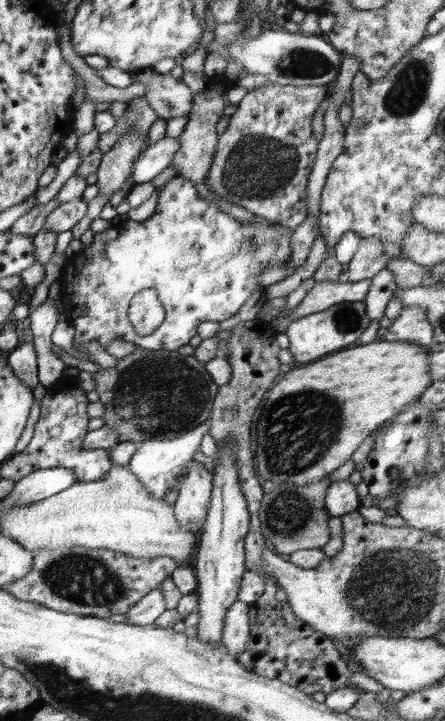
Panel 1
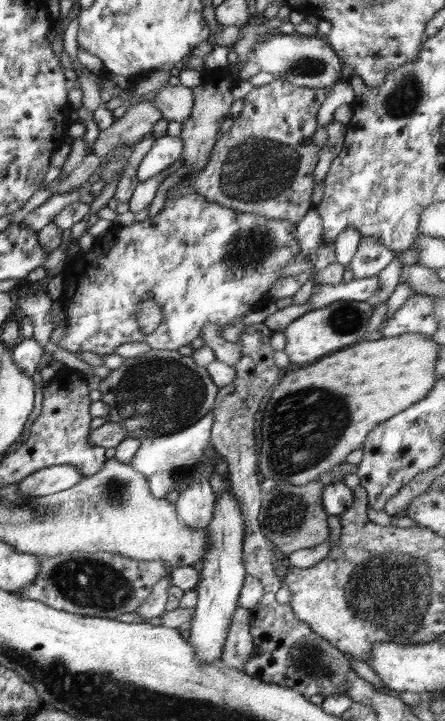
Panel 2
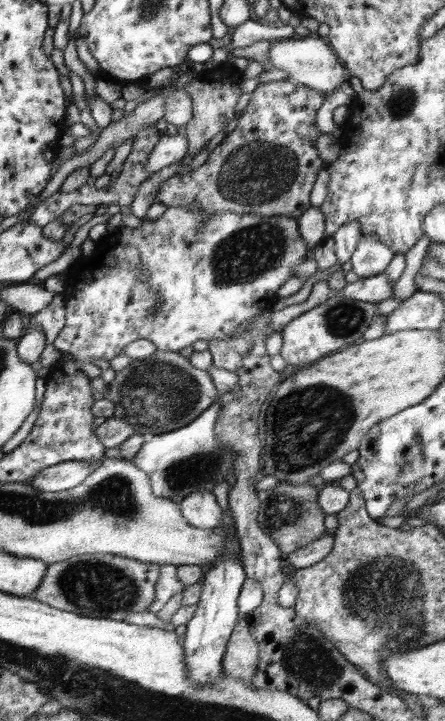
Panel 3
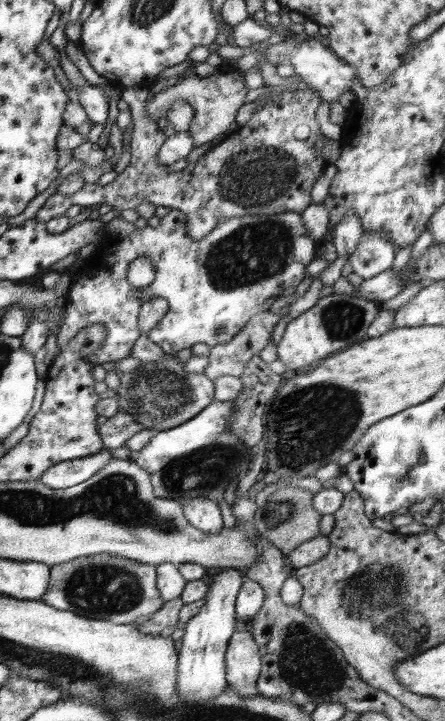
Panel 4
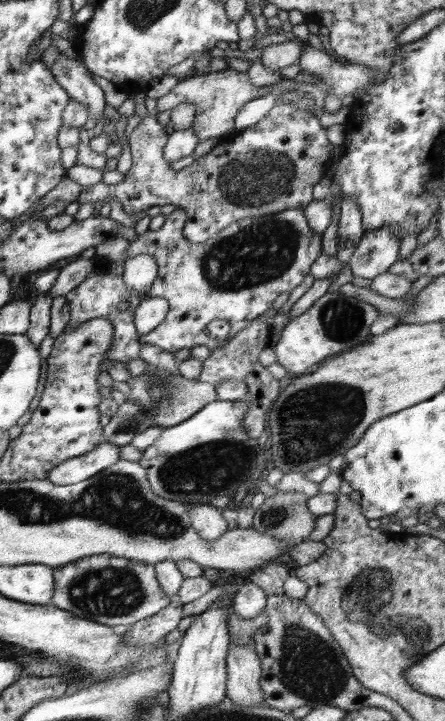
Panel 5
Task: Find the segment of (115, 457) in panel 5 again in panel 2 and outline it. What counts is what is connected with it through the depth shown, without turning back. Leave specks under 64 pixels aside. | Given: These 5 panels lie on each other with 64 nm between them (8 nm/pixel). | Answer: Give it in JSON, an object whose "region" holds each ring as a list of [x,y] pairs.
{"region":[[[50,466],[22,479],[18,483],[18,494],[22,498],[56,494],[76,486],[83,478],[76,466]]]}

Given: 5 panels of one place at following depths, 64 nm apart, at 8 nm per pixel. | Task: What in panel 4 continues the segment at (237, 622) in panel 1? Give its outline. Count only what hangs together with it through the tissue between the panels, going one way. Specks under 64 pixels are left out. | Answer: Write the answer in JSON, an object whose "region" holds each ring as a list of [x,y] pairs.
{"region":[[[235,630],[225,654],[227,685],[234,688],[241,698],[257,696],[256,679],[260,676],[261,656],[252,634]]]}

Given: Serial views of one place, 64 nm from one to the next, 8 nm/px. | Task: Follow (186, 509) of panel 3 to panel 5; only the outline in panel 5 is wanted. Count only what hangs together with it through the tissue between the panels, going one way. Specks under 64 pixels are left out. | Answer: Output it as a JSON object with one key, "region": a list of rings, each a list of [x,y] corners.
{"region":[[[194,503],[186,507],[189,522],[204,540],[218,539],[228,530],[228,523],[220,509],[204,503]]]}

